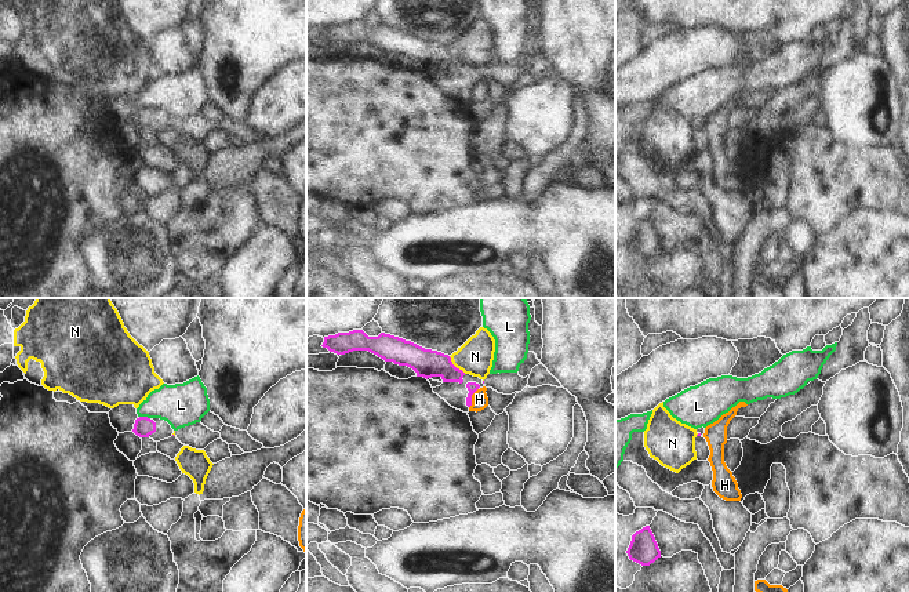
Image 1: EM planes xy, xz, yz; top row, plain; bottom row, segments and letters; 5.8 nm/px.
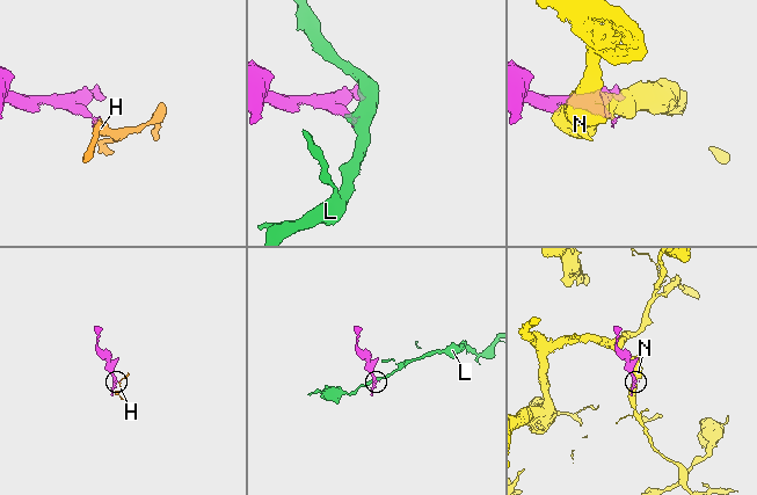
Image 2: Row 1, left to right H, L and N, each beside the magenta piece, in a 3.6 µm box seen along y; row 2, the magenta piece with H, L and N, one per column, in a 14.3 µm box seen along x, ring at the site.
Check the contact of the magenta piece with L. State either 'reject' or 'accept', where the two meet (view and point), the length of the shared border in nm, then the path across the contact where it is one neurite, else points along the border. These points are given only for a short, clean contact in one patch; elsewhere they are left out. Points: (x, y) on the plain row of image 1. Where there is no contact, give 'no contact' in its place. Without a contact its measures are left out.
reject | xy (145, 108) | 70 nm | along xy (140, 106), (149, 109)

